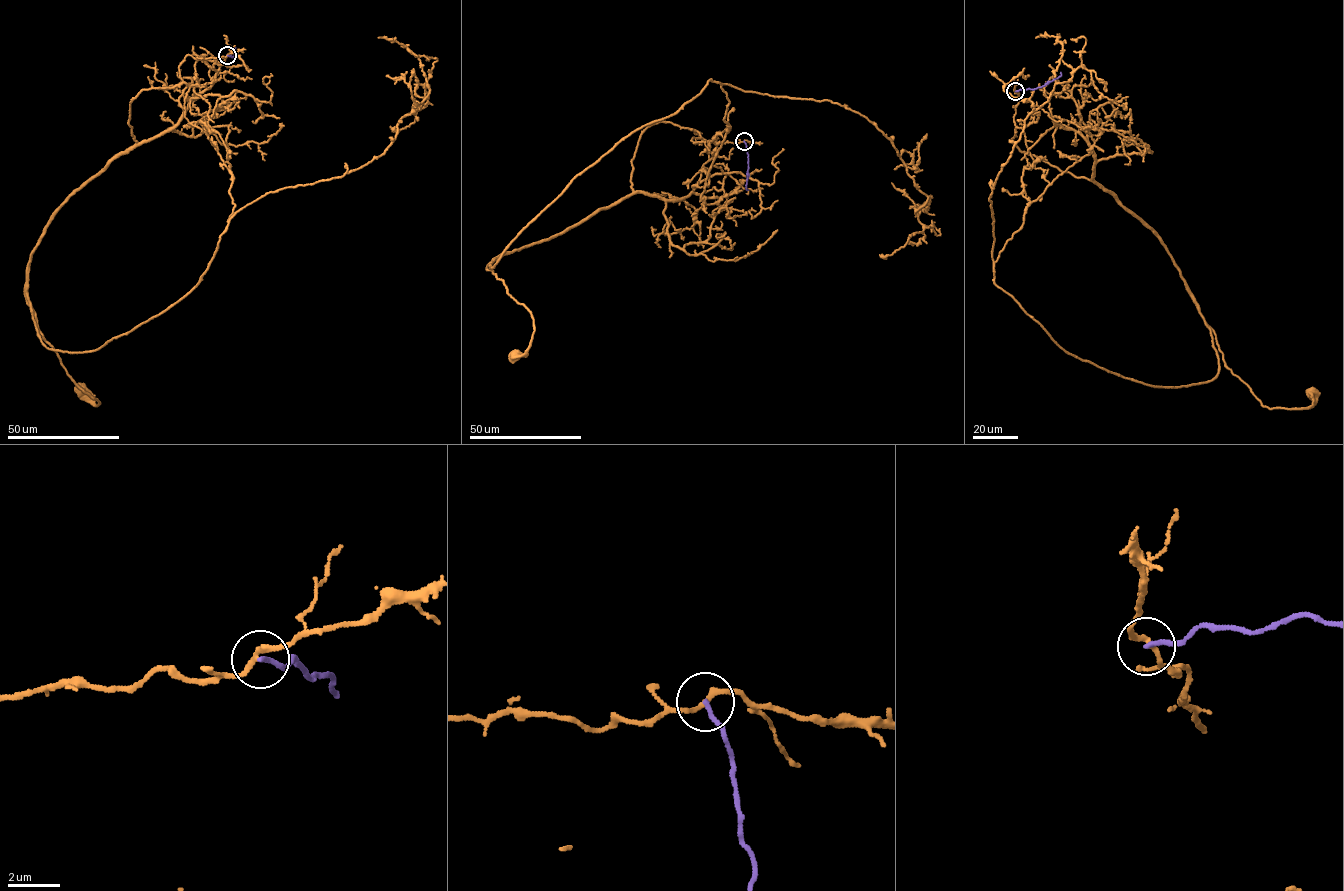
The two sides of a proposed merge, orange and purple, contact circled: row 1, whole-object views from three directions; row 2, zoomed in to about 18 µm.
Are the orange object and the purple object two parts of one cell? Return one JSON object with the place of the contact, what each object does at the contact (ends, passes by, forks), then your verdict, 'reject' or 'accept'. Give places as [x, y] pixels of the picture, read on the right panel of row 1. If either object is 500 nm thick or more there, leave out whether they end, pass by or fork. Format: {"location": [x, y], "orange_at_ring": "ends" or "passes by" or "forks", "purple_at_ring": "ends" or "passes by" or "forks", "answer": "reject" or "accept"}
{"location": [1015, 91], "orange_at_ring": "passes by", "purple_at_ring": "ends", "answer": "reject"}

